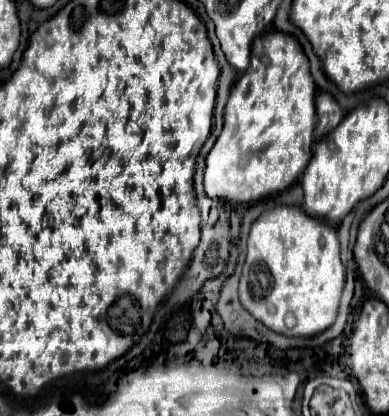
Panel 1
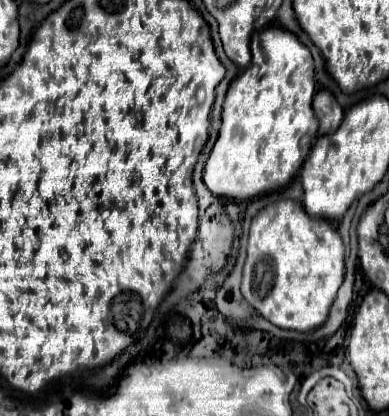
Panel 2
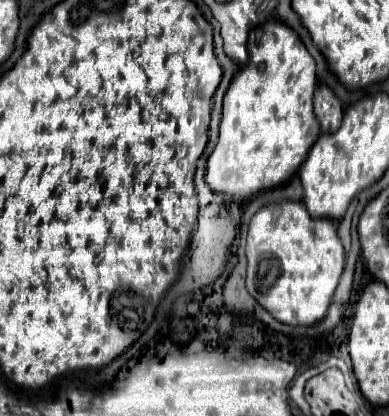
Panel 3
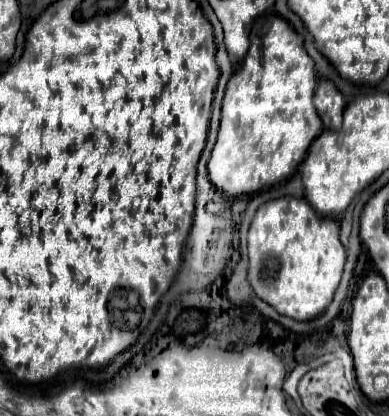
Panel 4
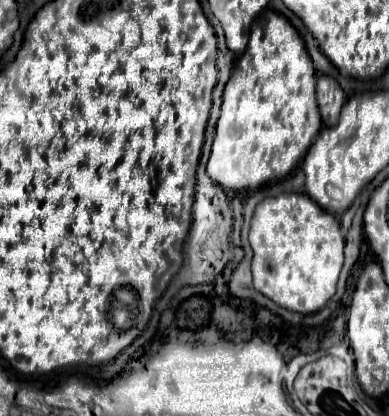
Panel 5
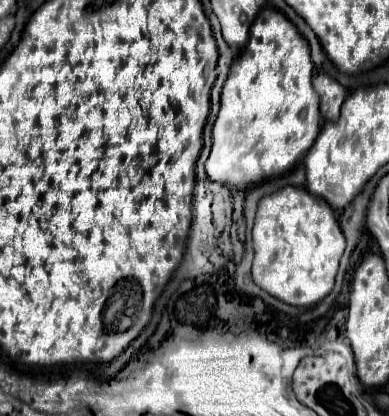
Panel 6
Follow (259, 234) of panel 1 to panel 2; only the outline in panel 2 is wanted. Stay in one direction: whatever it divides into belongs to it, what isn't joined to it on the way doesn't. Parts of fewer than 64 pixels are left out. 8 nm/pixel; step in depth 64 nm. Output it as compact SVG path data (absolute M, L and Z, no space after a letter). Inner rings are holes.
M280 200L256 214L248 236L248 258L242 274L242 296L268 322L282 330L310 332L320 328L330 314L336 292L344 280L344 244L340 234L326 220L312 218L300 202Z

